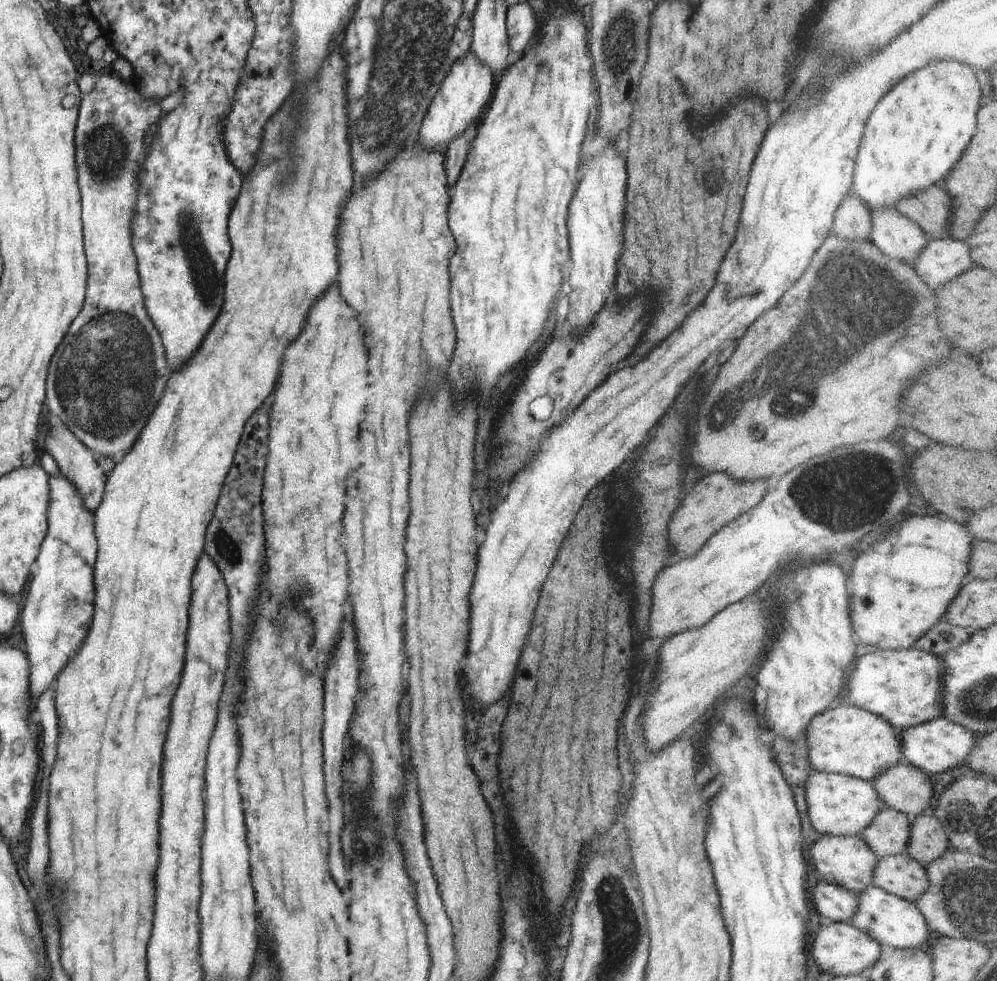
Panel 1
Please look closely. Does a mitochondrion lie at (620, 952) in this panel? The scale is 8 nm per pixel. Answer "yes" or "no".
yes

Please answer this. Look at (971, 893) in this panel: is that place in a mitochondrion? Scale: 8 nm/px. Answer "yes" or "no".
yes

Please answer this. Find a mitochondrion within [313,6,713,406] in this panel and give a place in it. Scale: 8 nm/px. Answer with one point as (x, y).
(622, 39)

